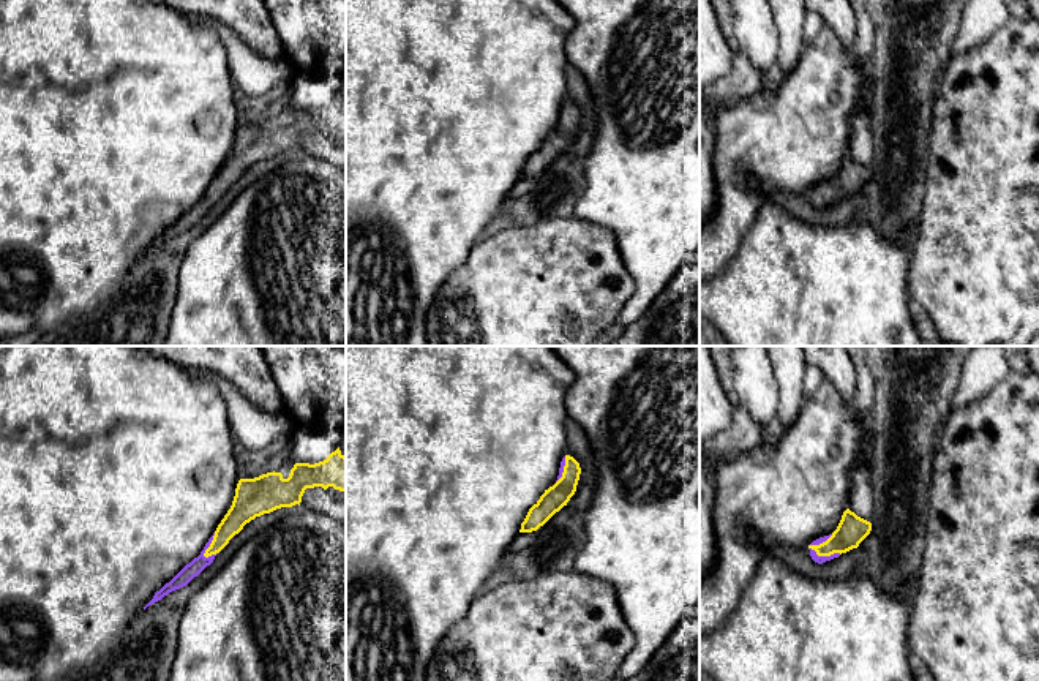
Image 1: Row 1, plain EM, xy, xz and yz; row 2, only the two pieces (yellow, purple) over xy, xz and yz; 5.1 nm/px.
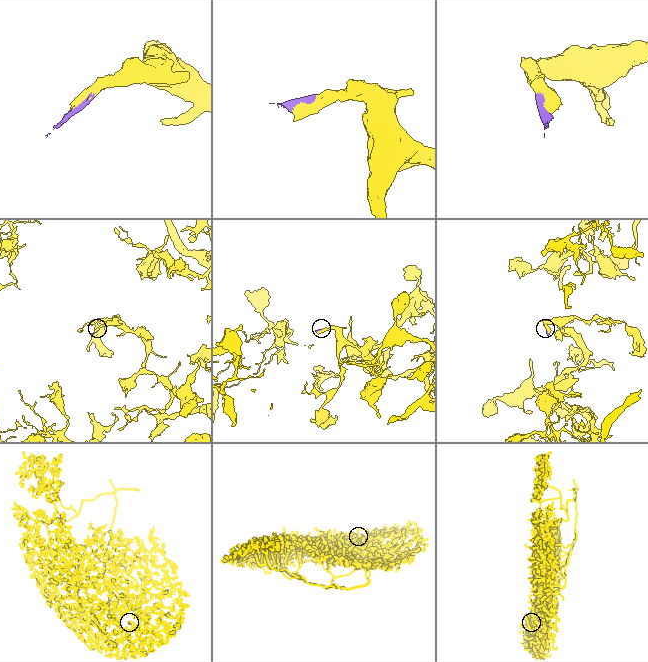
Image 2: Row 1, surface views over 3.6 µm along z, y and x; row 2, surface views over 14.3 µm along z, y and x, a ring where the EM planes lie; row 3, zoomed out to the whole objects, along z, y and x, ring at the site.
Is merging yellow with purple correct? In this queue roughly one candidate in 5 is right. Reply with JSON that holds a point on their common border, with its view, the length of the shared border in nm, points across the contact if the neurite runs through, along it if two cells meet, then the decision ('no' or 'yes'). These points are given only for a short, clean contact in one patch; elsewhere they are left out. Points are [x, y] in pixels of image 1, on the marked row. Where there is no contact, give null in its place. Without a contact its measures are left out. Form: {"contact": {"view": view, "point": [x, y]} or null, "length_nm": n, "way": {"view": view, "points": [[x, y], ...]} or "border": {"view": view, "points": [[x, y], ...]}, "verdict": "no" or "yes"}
{"contact": {"view": "yz", "point": [825, 555]}, "length_nm": 170, "verdict": "yes"}

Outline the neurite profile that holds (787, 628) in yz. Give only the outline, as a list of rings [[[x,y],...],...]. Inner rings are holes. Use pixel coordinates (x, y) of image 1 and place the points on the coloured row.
[[[771,551],[726,623],[700,635],[700,668],[717,681],[917,681],[908,660],[911,605],[913,600],[897,599],[868,577],[851,572],[837,581],[810,578]]]

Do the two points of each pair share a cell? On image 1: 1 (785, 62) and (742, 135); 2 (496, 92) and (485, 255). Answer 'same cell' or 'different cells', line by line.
1: different cells
2: different cells

